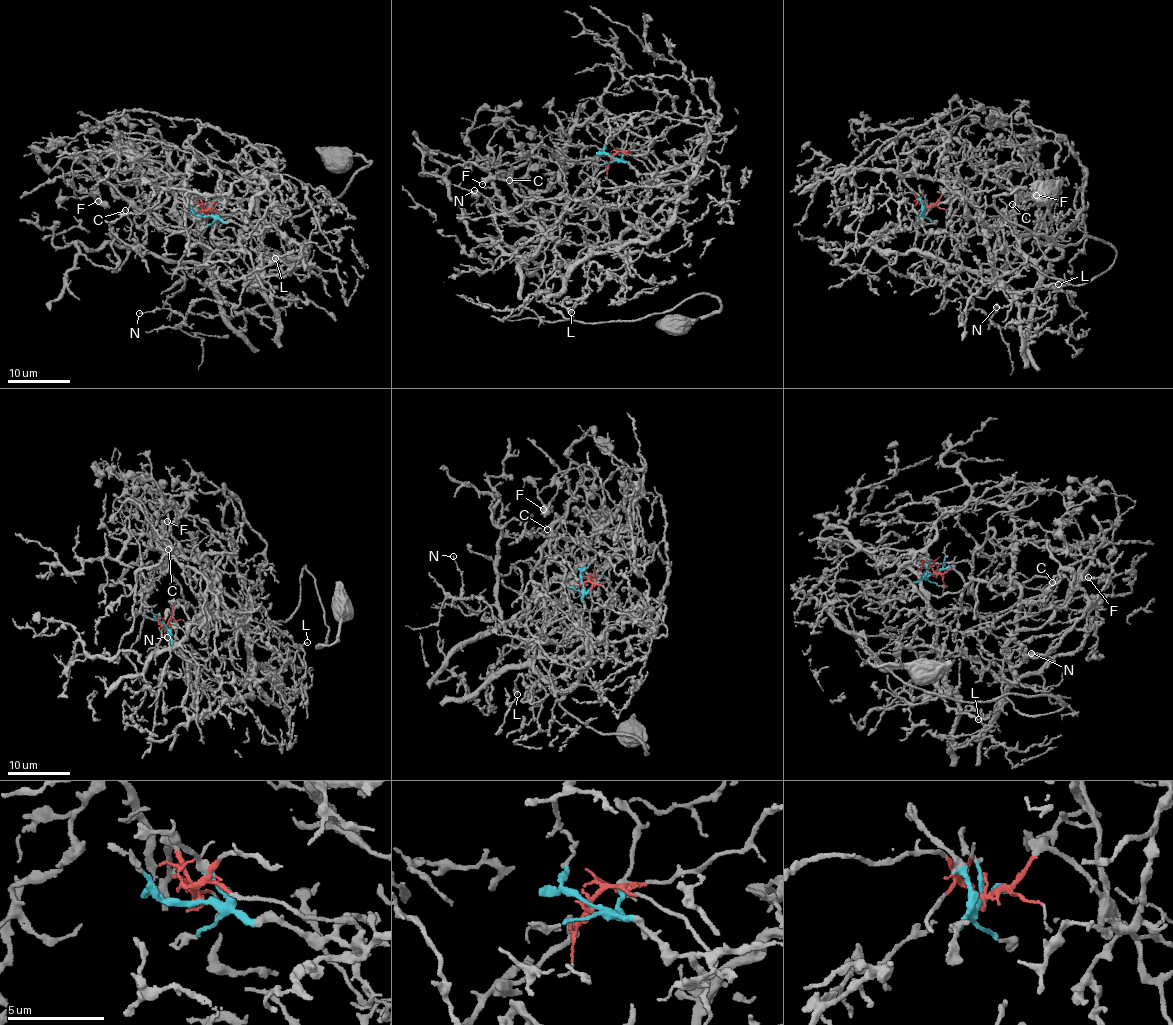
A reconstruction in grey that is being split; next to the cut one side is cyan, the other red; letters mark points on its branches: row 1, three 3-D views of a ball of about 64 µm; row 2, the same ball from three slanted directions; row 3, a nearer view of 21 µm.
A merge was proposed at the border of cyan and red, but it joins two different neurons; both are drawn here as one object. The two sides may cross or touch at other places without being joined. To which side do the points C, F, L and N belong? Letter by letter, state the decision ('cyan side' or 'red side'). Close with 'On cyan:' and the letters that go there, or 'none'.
C: red side
F: red side
L: cyan side
N: cyan side
On cyan: L, N

